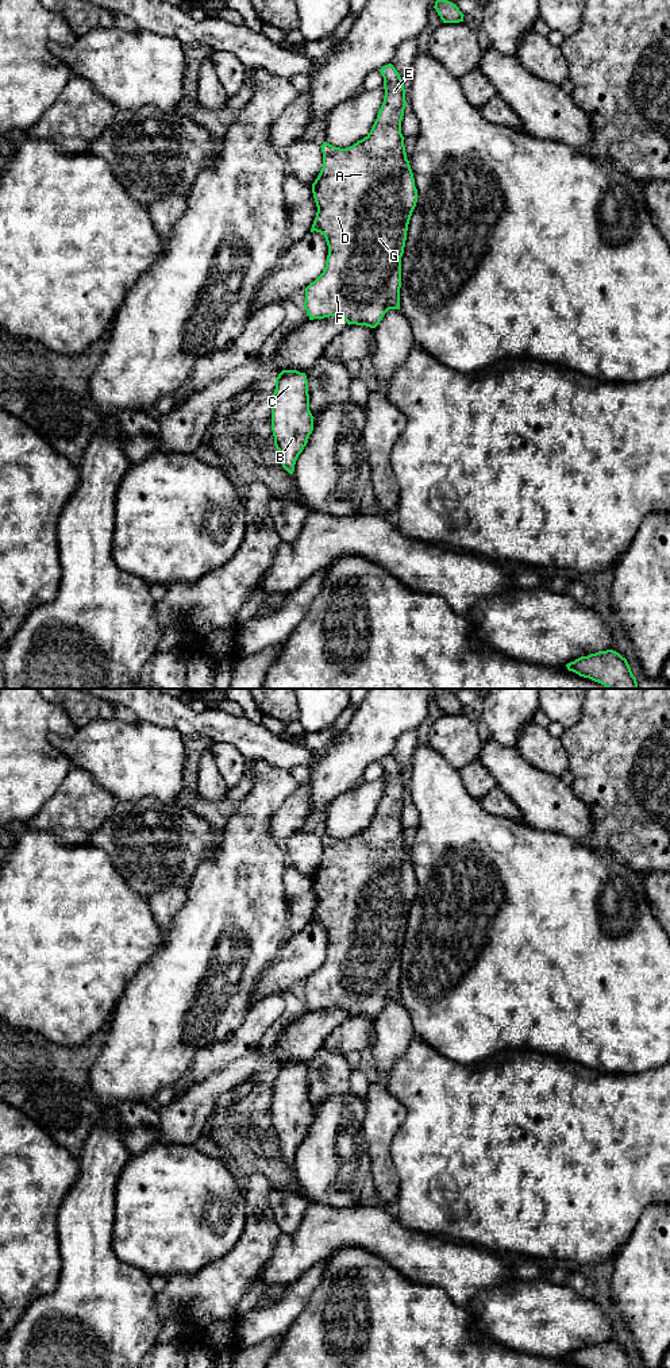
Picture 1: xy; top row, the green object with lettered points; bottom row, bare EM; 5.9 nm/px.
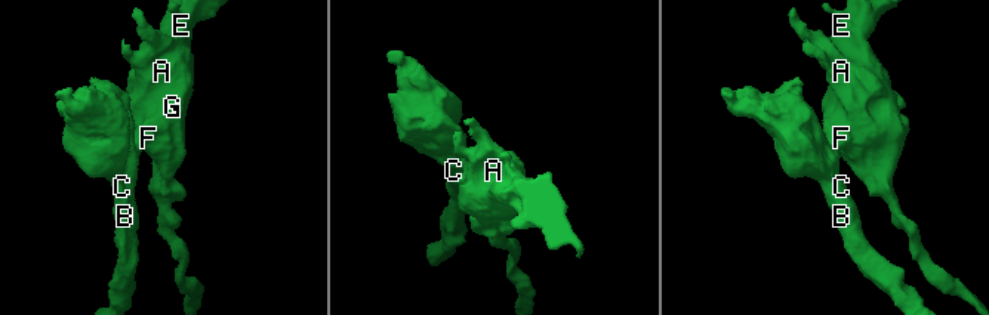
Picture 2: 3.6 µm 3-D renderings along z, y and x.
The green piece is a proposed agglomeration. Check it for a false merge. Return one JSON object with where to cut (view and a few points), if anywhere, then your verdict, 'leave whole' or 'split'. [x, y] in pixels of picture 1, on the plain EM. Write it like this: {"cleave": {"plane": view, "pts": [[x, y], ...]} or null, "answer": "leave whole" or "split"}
{"cleave": null, "answer": "leave whole"}

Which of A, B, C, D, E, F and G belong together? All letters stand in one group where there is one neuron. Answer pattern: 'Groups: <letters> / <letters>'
Groups: A B C D E F G

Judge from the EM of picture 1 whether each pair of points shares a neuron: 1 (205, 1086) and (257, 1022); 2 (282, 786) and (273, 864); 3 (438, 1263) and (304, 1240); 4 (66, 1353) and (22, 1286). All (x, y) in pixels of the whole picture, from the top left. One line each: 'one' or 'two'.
1: two
2: one
3: one
4: two

